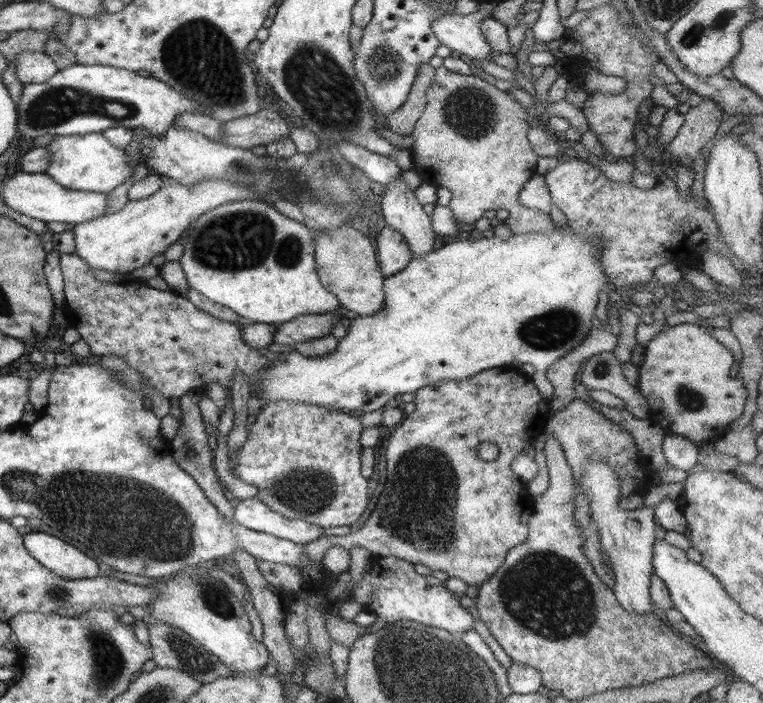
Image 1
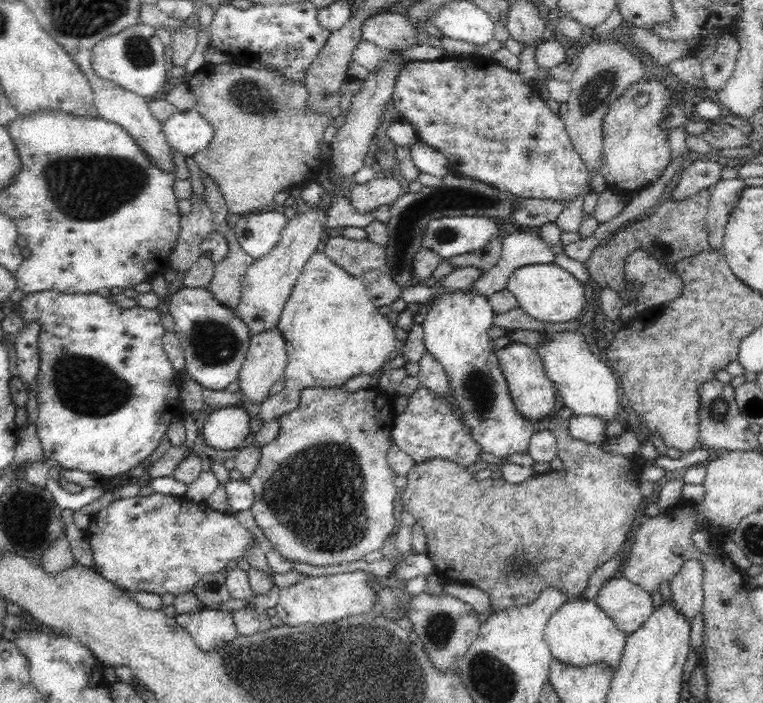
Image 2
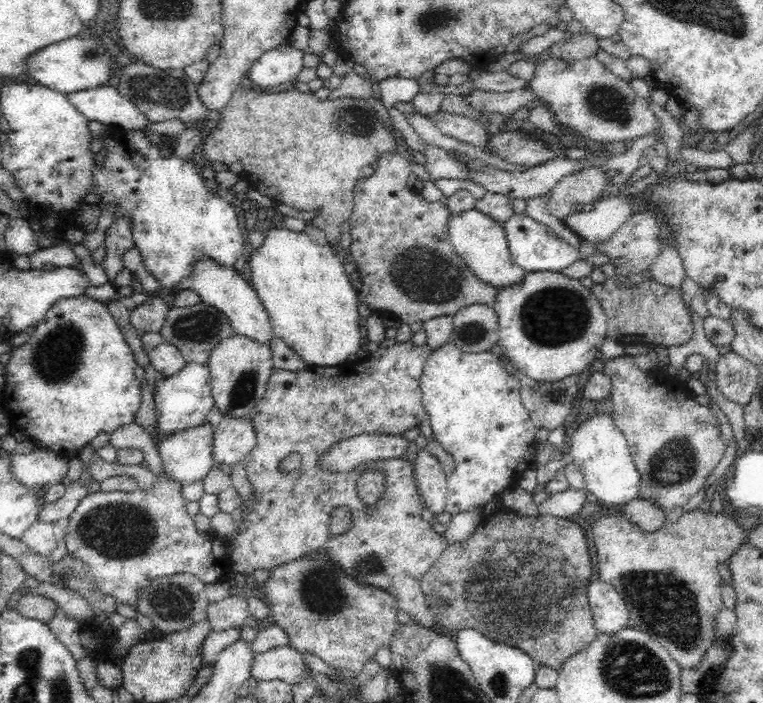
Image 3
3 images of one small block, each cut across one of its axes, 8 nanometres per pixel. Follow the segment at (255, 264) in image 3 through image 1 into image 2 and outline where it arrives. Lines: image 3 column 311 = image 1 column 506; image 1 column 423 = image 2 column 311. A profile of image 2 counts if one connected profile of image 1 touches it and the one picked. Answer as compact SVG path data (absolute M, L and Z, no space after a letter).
M314 252L298 275L279 318L278 328L284 335L287 354L287 365L282 376L284 388L262 402L258 416L253 421L254 428L296 410L302 388L341 387L354 376L368 374L371 376L368 388L376 390L379 379L376 374L399 351L400 344L395 338L393 327L386 315L382 315L378 307L372 304L366 286L360 279L350 276L343 268L334 264L324 252Z

